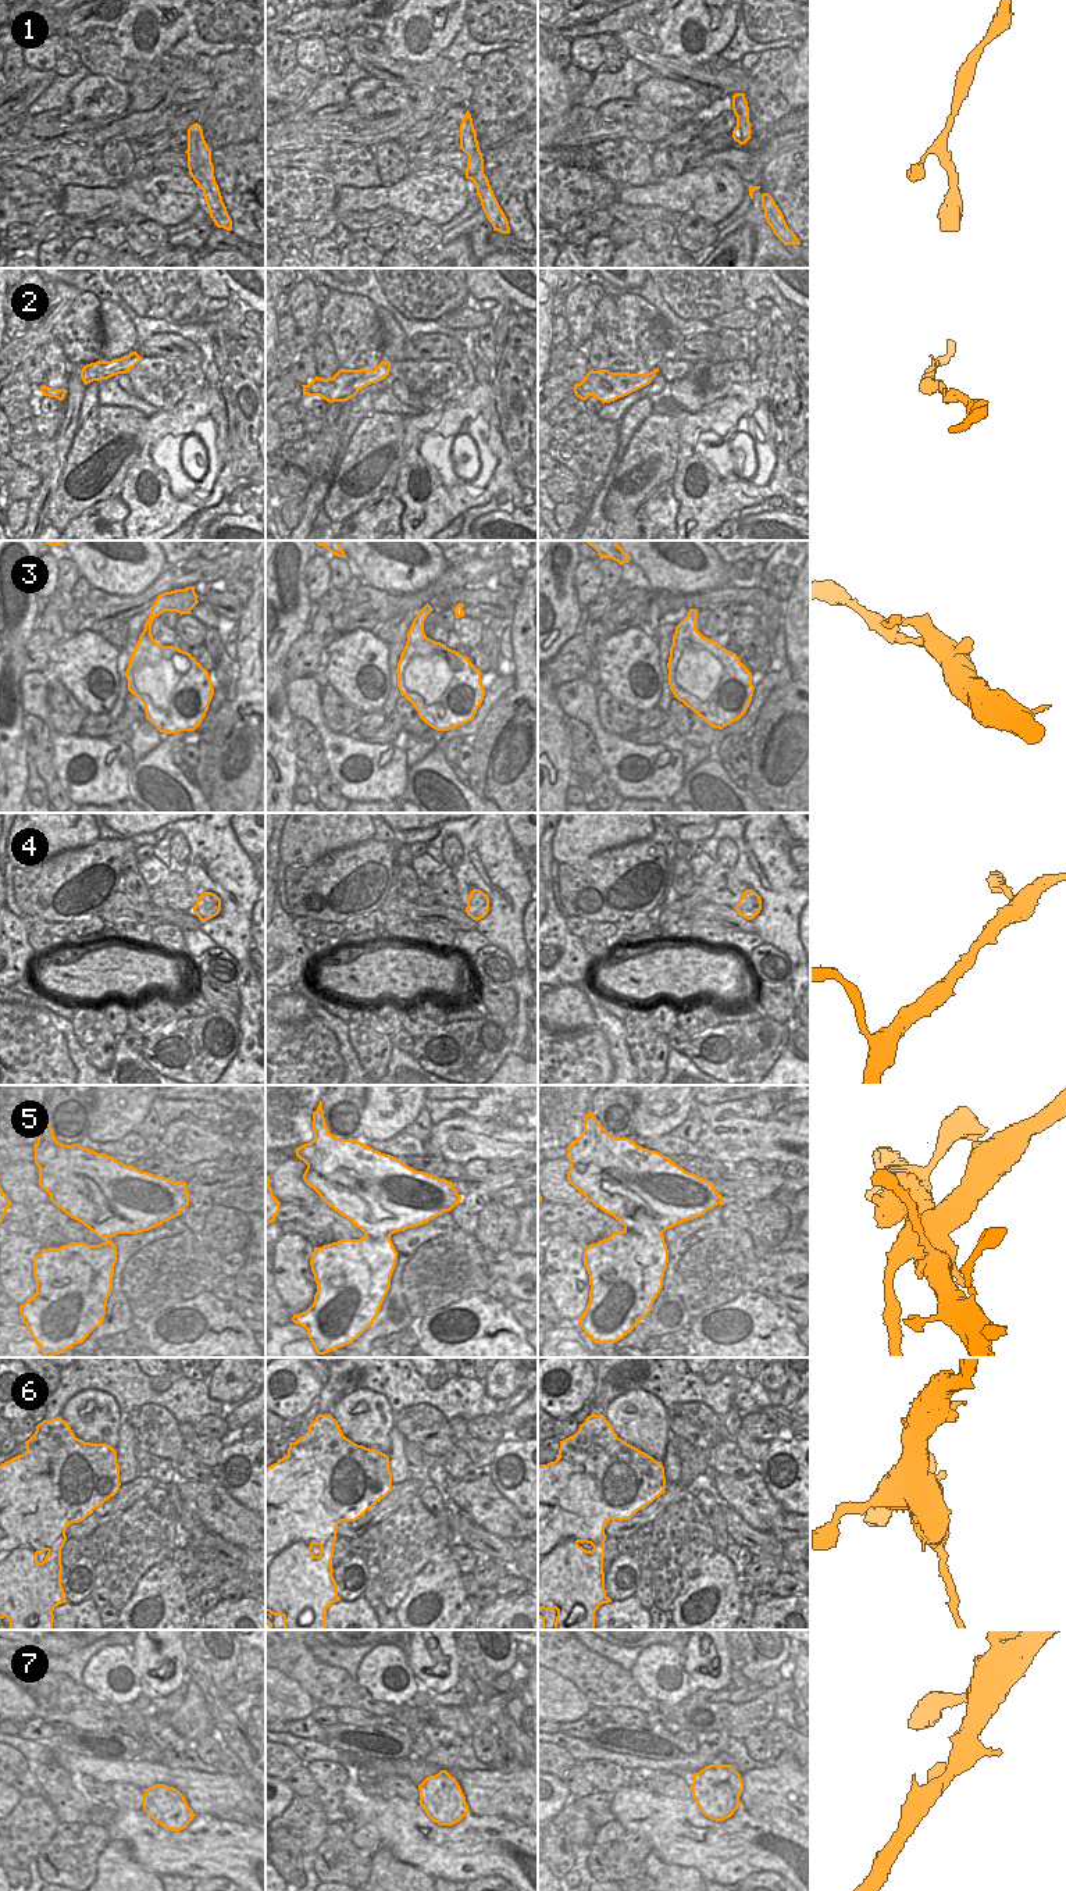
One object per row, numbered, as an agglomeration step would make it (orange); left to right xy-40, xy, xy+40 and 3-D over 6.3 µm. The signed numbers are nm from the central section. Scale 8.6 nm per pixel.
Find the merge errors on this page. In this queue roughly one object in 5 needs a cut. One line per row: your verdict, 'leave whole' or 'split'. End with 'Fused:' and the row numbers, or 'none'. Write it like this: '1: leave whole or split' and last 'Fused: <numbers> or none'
1: leave whole
2: leave whole
3: leave whole
4: leave whole
5: split
6: split
7: leave whole
Fused: 5, 6

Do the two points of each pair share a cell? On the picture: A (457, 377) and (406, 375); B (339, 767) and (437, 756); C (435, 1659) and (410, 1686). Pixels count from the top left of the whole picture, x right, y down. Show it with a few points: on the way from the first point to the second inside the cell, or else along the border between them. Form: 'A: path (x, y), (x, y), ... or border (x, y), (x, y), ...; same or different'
A: path (445, 377), (419, 375); same
B: border (409, 769), (406, 788), (396, 798); different
C: border (405, 1651), (412, 1673), (427, 1688); different

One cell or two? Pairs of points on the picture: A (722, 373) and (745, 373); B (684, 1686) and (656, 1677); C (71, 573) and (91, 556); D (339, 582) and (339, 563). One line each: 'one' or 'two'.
A: one
B: one
C: two
D: one

